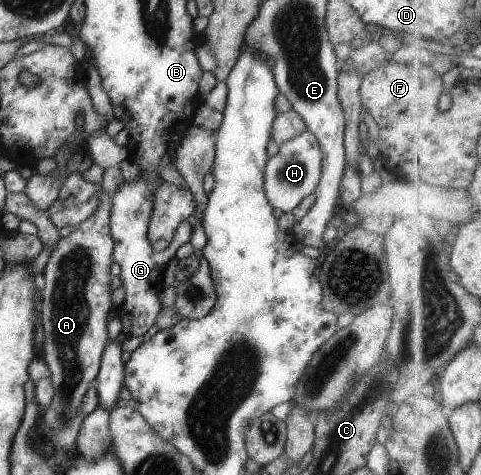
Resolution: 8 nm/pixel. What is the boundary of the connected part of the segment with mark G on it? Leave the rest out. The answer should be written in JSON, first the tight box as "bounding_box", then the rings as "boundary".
{"bounding_box":[109,177,191,338],"boundary":[[[136,177],[131,181],[123,181],[119,188],[111,196],[109,229],[113,241],[112,261],[119,265],[120,272],[118,283],[124,289],[125,296],[119,306],[121,313],[115,313],[121,332],[127,338],[143,335],[149,327],[155,323],[155,318],[161,309],[159,305],[159,293],[163,288],[161,282],[165,265],[173,259],[177,248],[187,242],[191,237],[191,225],[187,220],[181,220],[174,224],[171,232],[171,241],[165,249],[155,251],[147,239],[147,225],[149,215],[153,209],[153,189],[143,181],[143,177]]]}

